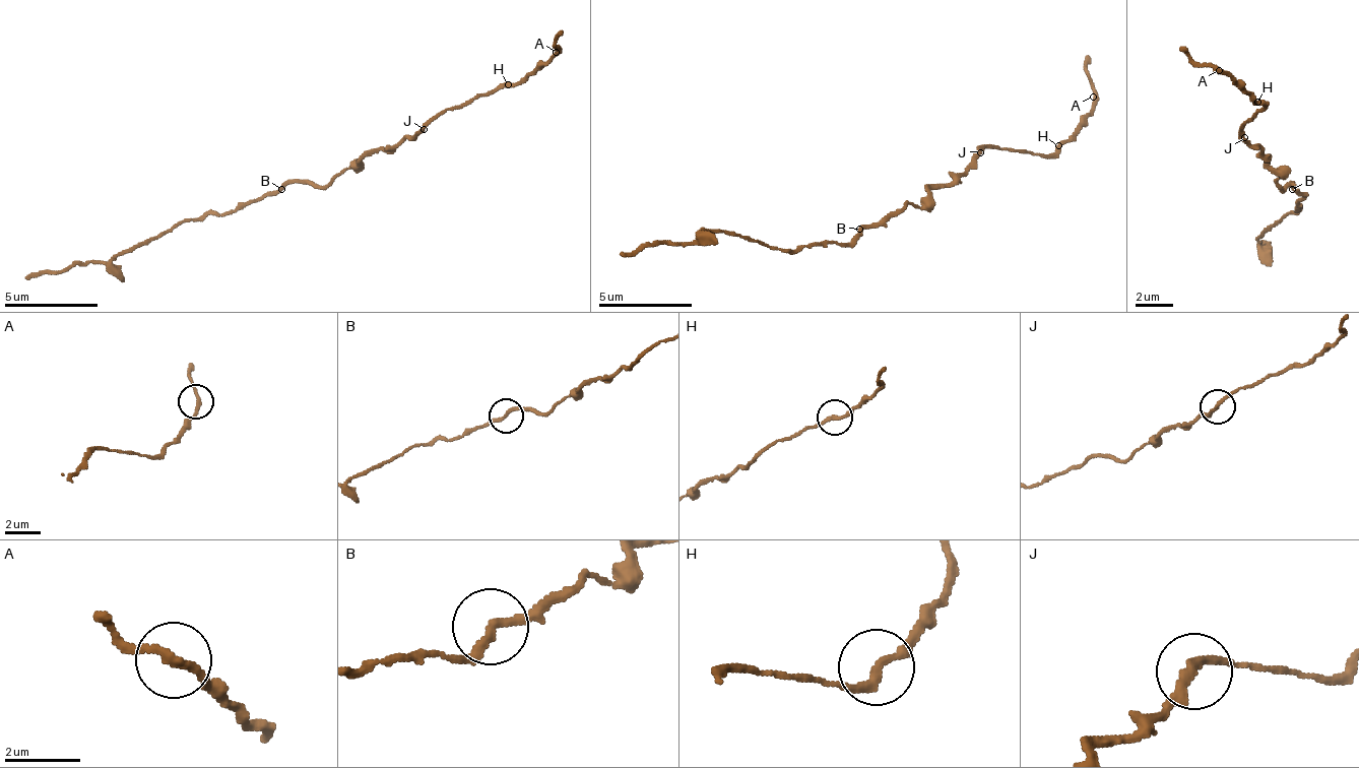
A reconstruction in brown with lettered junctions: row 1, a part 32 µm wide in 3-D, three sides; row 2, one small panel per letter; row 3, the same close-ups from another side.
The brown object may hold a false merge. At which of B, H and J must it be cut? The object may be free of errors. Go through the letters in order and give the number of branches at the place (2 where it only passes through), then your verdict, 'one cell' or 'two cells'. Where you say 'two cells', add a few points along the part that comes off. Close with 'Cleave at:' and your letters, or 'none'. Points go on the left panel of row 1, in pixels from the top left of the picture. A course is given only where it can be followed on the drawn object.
B: branches 2; one cell
H: branches 2; one cell
J: branches 2; one cell
Cleave at: none

